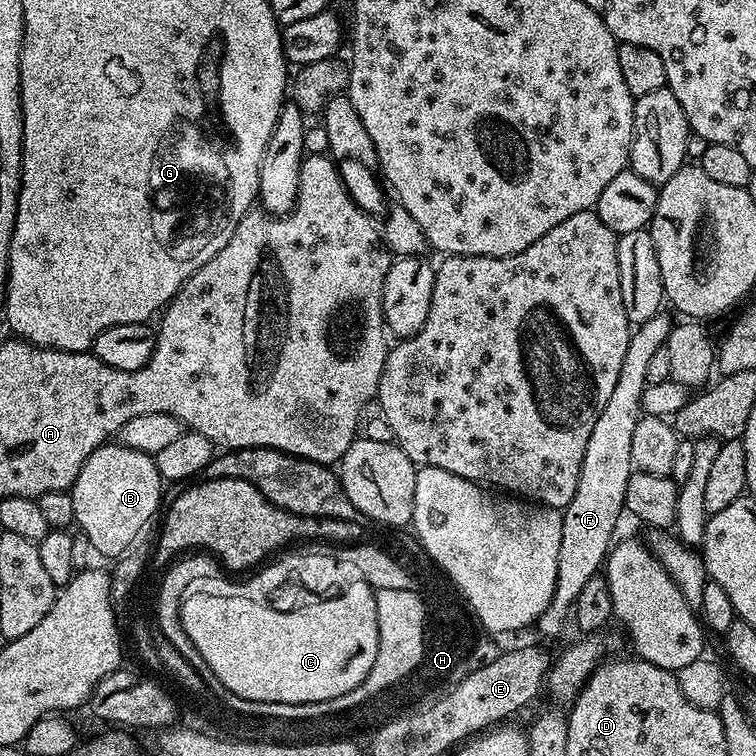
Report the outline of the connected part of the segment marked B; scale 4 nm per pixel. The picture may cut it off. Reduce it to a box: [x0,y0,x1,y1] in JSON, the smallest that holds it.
[71,442,162,558]

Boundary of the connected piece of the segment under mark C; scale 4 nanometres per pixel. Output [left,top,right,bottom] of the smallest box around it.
[185,582,378,704]

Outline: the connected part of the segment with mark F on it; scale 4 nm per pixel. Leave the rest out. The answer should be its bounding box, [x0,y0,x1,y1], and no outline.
[538,314,674,636]

